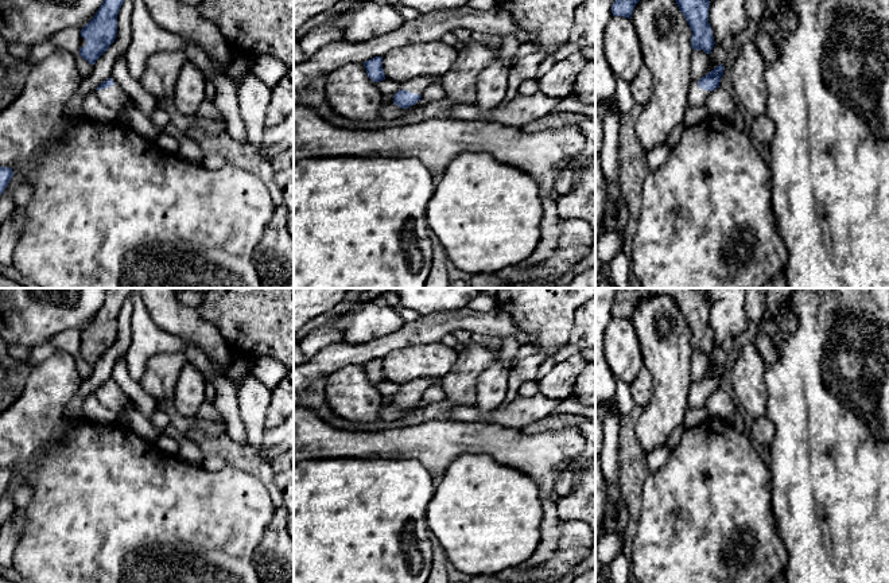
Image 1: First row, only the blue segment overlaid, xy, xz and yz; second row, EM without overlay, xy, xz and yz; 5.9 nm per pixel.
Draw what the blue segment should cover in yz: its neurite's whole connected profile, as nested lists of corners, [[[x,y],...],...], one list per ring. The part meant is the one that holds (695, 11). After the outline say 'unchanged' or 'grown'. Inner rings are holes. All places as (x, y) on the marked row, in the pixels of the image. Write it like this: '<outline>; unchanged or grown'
[[[675,0],[691,31],[692,50],[710,54],[715,42],[709,23],[710,0]]]; unchanged

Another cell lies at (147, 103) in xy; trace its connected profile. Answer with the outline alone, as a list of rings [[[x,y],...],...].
[[[124,54],[119,55],[116,59],[110,77],[129,97],[133,98],[140,112],[144,116],[151,117],[154,110],[158,108],[156,97],[145,92],[140,82],[131,77]]]

